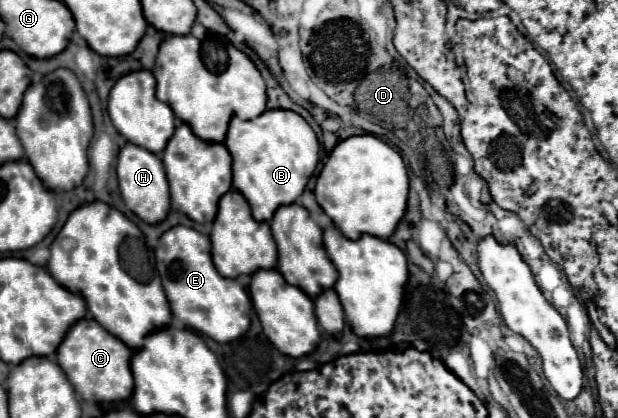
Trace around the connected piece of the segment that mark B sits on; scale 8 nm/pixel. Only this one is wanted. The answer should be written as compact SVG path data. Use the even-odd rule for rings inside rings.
M284 109L264 111L250 121L234 117L224 145L232 155L234 187L244 193L256 221L270 221L280 205L294 203L320 159L320 143L312 127L298 113Z

